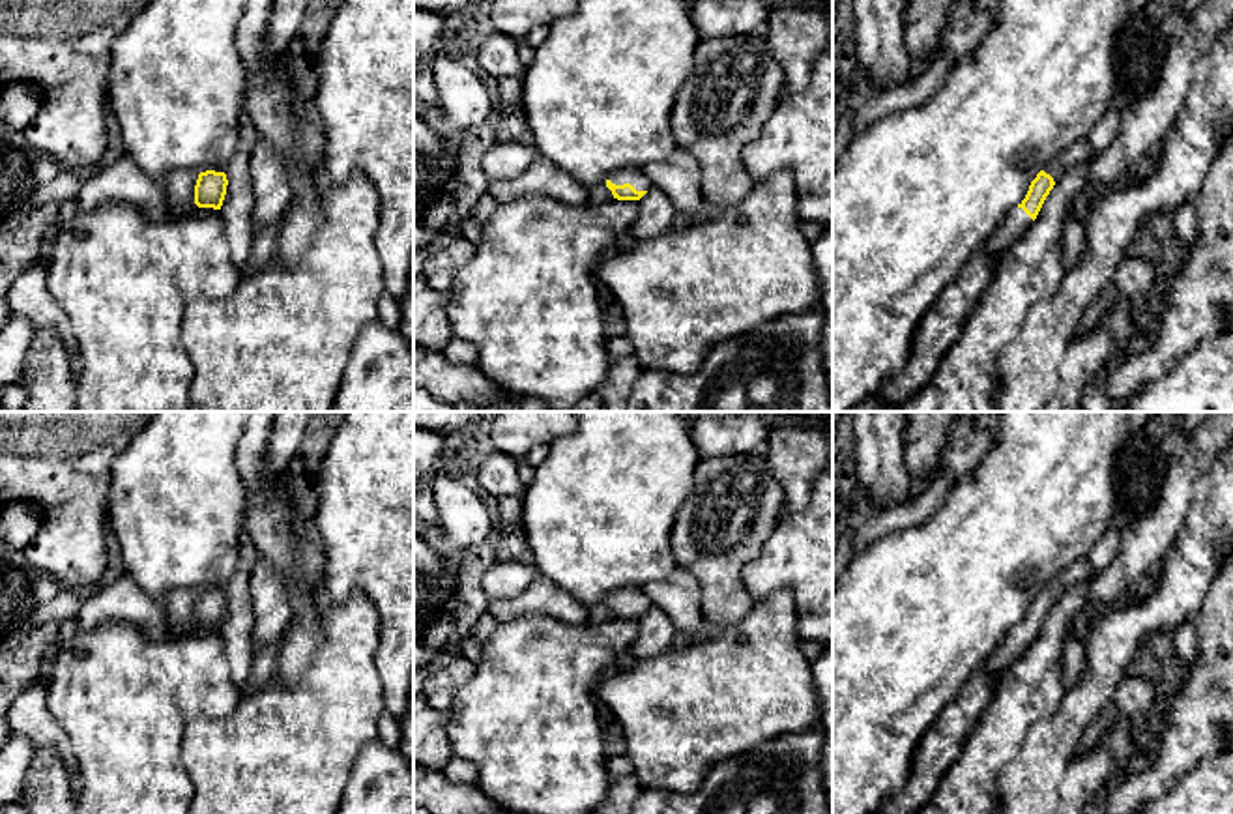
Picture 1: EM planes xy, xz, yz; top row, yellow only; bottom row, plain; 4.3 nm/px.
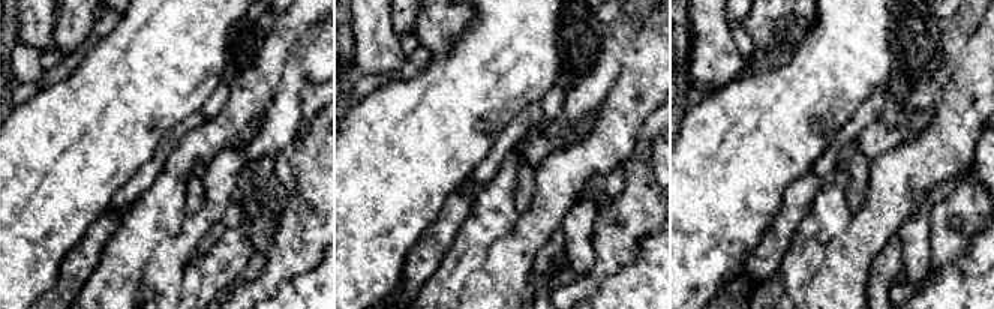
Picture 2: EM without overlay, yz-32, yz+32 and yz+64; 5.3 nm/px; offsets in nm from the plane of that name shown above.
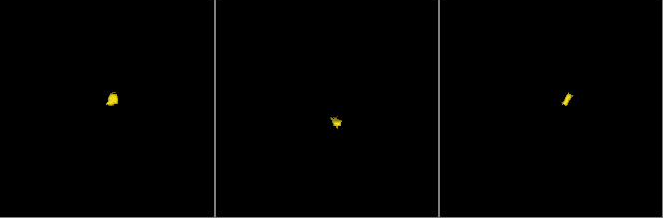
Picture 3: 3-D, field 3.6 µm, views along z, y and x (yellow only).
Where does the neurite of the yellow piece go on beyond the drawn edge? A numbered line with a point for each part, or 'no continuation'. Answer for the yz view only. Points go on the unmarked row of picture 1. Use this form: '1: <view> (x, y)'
1: yz (1080, 571)
2: yz (1016, 642)

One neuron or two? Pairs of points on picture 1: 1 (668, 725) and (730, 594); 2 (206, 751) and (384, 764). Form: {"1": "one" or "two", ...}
{"1": "two", "2": "two"}

